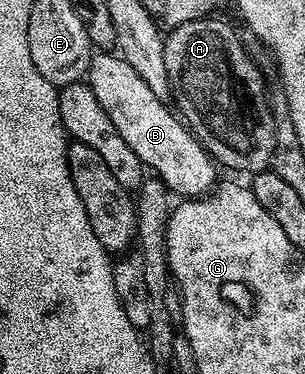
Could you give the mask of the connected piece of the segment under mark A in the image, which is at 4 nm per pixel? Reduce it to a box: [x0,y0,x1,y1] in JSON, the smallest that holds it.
[164,18,276,174]

